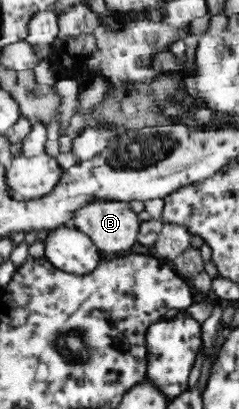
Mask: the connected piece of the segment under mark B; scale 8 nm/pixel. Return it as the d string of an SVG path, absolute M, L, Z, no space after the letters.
M96 199L77 210L70 225L86 233L101 253L123 255L136 245L141 221L128 202Z

